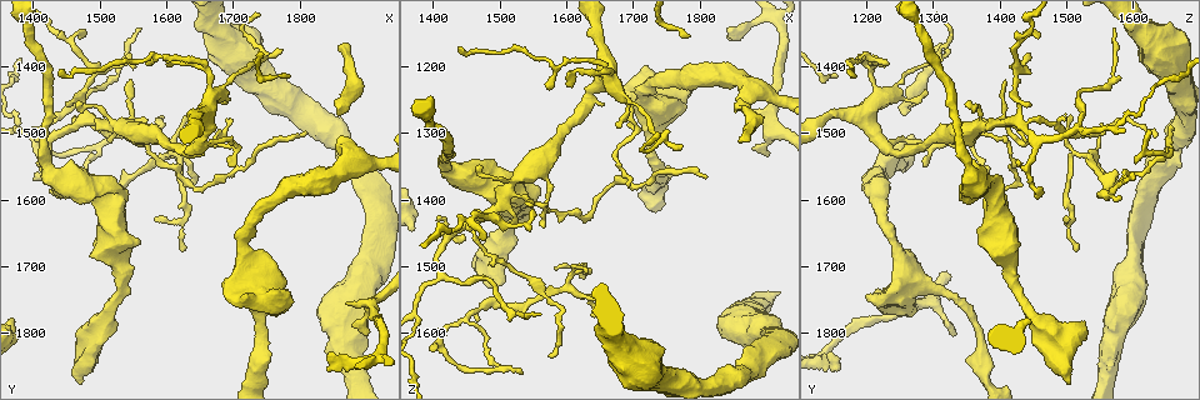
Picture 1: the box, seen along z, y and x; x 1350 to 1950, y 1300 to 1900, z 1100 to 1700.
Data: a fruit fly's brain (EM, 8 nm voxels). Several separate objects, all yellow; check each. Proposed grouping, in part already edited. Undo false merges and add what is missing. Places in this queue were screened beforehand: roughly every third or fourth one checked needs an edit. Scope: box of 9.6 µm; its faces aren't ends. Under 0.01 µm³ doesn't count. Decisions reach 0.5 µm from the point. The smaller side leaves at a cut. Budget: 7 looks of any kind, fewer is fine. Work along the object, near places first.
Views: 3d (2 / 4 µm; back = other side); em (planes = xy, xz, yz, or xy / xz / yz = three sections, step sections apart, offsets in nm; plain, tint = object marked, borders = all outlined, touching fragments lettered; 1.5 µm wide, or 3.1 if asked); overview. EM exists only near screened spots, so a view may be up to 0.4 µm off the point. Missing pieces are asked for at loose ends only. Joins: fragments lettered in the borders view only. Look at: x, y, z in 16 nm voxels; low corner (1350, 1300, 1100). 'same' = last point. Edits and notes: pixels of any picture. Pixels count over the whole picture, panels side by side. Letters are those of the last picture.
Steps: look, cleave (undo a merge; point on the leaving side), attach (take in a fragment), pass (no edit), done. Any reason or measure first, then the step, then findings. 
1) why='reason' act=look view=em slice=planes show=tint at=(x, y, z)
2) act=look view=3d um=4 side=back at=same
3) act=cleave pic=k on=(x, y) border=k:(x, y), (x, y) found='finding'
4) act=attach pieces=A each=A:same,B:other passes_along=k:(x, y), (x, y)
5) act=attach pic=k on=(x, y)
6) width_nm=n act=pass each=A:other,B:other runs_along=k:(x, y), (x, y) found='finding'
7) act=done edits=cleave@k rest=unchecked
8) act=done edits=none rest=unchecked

why='an open end' act=look view=em slice=yz step=4 show=tint at=(1695, 1485, 1375)

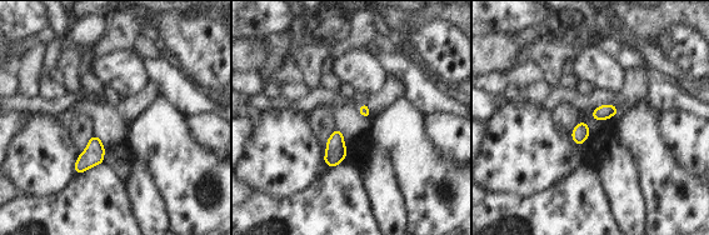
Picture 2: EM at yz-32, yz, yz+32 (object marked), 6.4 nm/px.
why='another direction' act=look view=em slice=planes show=borders at=same

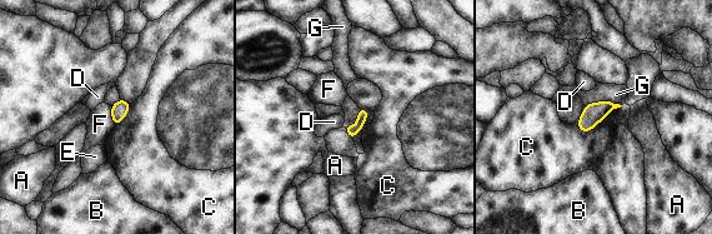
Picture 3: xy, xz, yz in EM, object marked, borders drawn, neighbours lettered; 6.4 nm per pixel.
width_nm=70 act=pass each=A:other,B:other,C:other,D:other,E:other,F:other,G:other border=3:(622, 105), (591, 129), (576, 124) found='none of them fits'

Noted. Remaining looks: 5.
why='free end' act=look view=3d um=2 at=(1515, 1510, 1440)

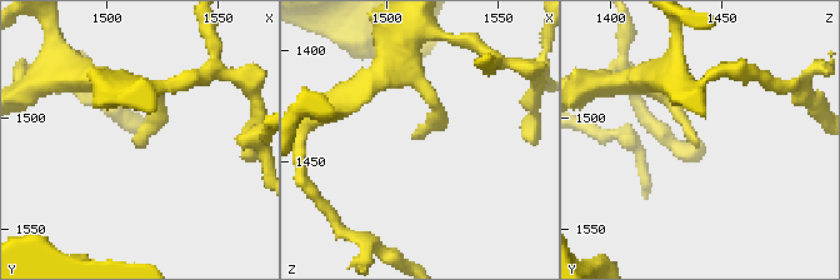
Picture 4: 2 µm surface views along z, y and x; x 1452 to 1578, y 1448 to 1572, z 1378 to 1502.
why='need the tissue' act=look view=em slice=yz step=4 show=tint at=(1514, 1512, 1440)

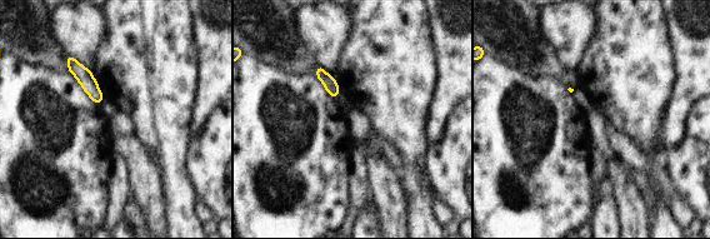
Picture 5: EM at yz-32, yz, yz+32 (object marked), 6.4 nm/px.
act=look view=em slice=planes show=borders at=same

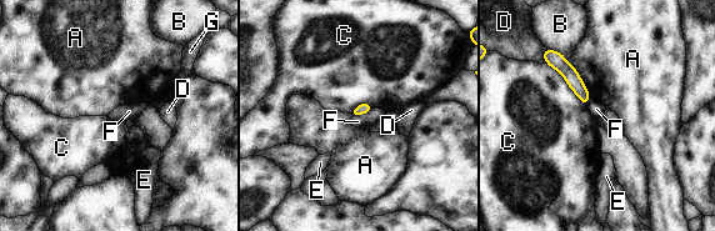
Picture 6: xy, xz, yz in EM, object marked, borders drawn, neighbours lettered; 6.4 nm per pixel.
act=pass each=A:other,B:other,C:other,D:other,E:other,F:other,G:other border=6:(371, 108), (365, 113), (353, 116) found='none of them fits'

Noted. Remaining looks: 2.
why='tapers out' act=look view=em slice=planes show=borders at=(1440, 1415, 1175)

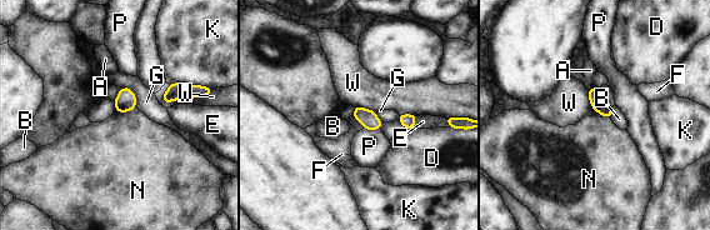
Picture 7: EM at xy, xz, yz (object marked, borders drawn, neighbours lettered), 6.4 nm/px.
act=pass each=A:other,B:other,D:other,E:other,F:other,G:other,K:other,N:other,P:other,W:other border=7:(135, 106), (116, 113) found='none of them fits'

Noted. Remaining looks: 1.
act=done edits=none rest=unchecked

